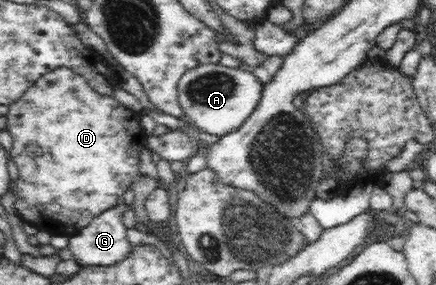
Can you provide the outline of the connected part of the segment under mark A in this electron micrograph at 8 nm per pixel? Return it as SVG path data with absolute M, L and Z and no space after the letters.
M209 63L184 72L177 87L177 98L184 110L184 119L192 127L210 135L223 136L238 129L248 119L260 101L263 87L252 69Z

